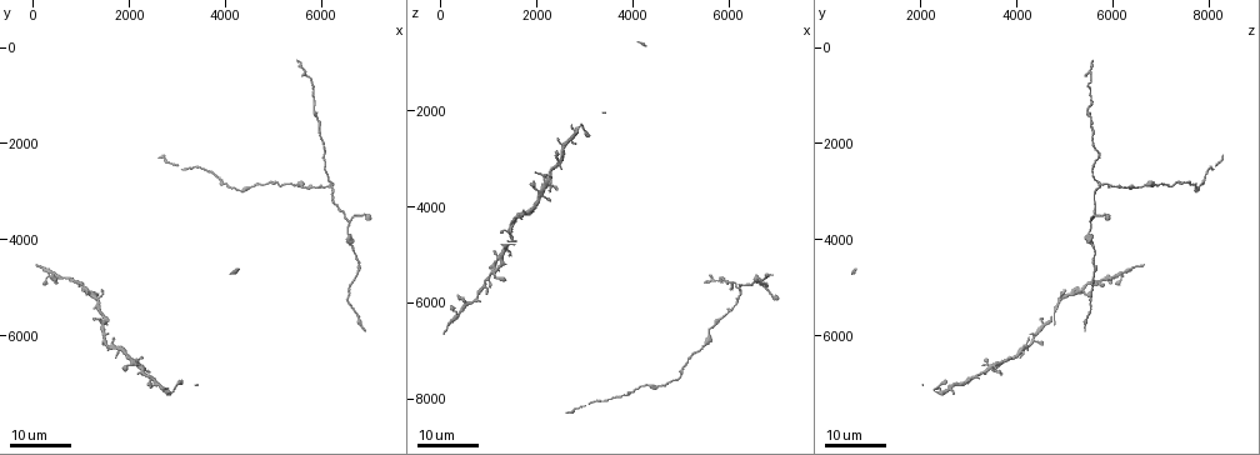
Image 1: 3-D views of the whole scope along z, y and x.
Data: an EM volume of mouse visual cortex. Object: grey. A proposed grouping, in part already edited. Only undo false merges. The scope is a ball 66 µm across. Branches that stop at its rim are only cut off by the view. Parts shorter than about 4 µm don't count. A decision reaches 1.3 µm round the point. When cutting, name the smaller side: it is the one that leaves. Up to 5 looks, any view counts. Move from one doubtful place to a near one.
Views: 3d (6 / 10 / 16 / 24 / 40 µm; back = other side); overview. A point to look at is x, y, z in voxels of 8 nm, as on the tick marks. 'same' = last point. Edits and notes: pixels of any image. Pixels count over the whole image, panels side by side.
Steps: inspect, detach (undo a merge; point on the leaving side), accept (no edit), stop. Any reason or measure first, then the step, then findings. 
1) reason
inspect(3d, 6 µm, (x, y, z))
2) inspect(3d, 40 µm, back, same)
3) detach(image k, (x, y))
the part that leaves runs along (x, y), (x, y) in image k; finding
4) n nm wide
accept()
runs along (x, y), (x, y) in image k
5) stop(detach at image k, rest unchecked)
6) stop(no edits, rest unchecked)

a fork
inspect(3d, 16 µm, (6550, 3650, 5500))

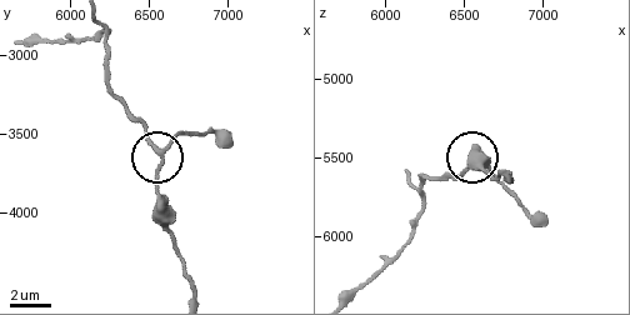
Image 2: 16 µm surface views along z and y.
closer look
inspect(3d, 6 µm, same)

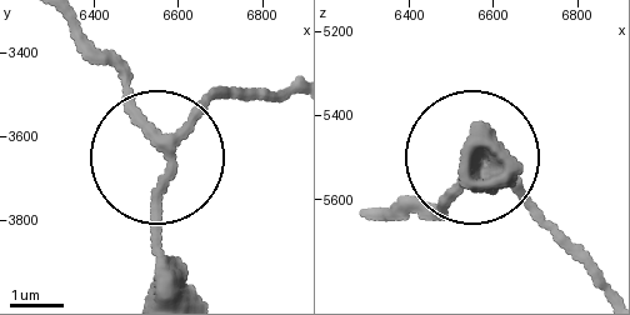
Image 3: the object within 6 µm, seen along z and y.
inspect(3d, 6 µm, back, same)

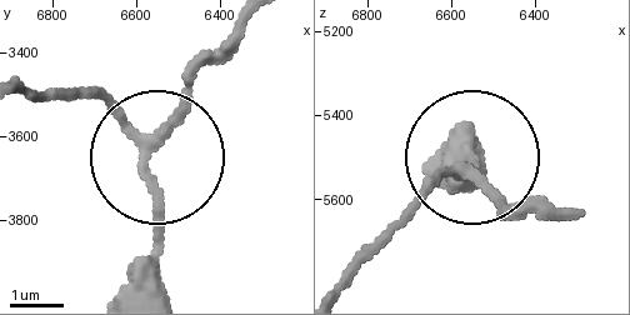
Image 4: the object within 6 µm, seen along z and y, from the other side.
side arm 5 µm
accept()
runs along (239, 33), (190, 86), (173, 140), (145, 140), (69, 91) in image 4; one cell here

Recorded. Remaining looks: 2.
branch point
inspect(3d, 16 µm, (6200, 2850, 5750))

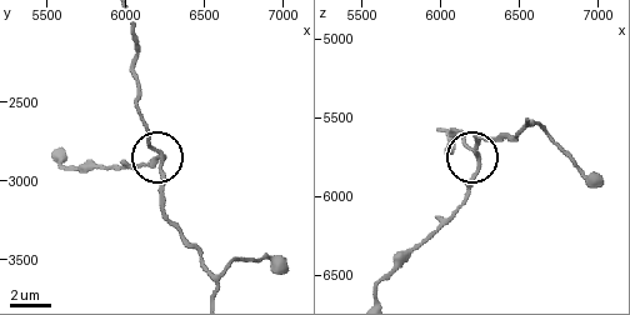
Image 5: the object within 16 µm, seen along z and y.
inspect(3d, 10 µm, (6240, 2880, 5740))

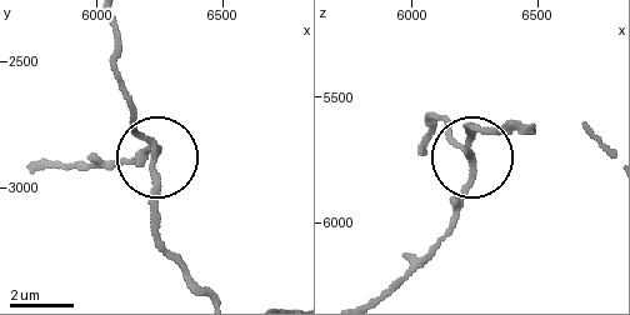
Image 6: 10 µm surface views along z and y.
3 arms
accept()
one cell here

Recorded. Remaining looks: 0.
stop(no edits, rest unchecked)

